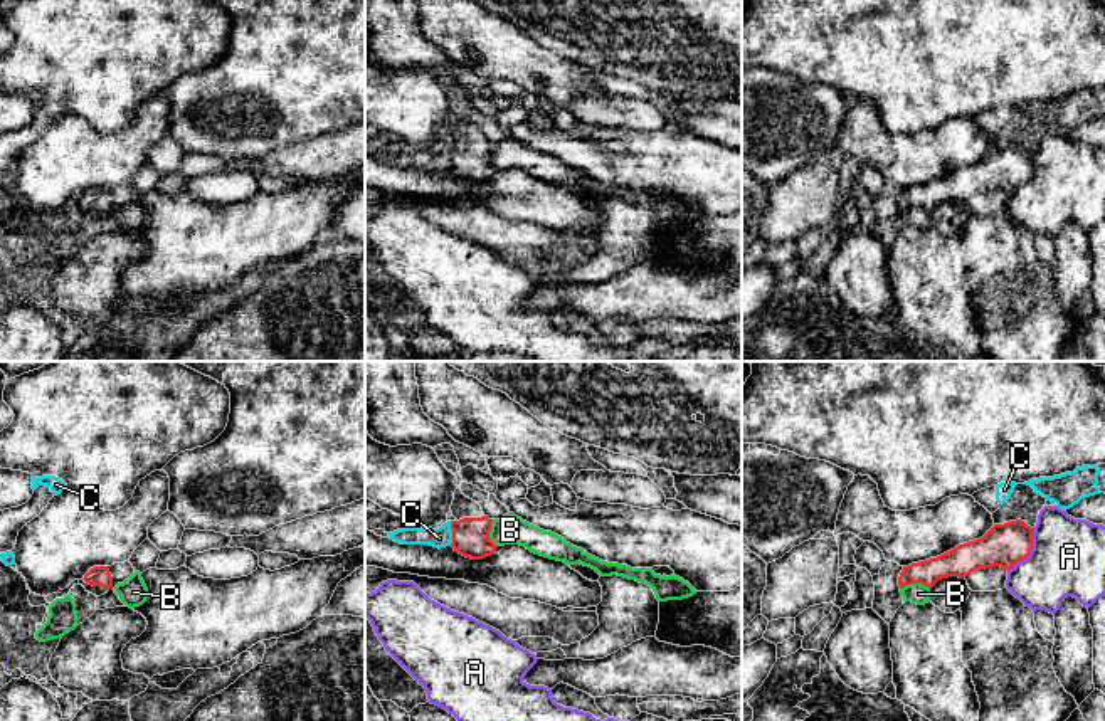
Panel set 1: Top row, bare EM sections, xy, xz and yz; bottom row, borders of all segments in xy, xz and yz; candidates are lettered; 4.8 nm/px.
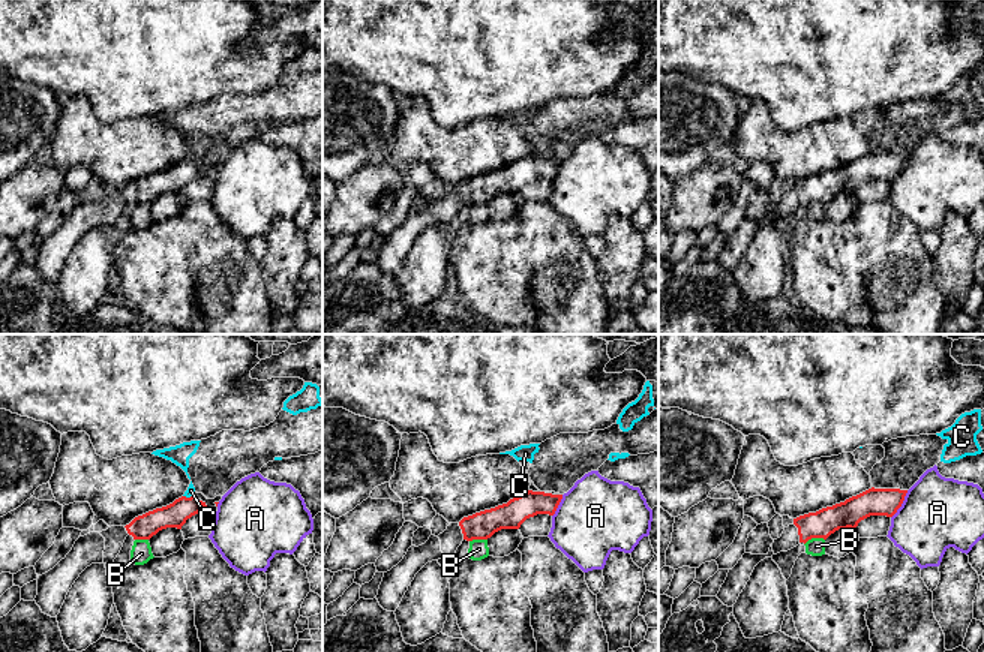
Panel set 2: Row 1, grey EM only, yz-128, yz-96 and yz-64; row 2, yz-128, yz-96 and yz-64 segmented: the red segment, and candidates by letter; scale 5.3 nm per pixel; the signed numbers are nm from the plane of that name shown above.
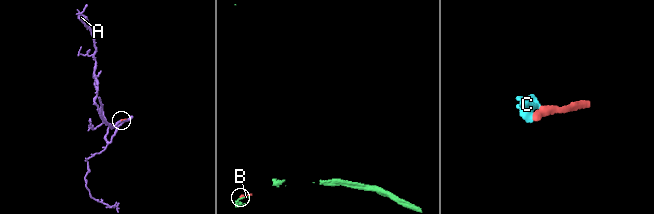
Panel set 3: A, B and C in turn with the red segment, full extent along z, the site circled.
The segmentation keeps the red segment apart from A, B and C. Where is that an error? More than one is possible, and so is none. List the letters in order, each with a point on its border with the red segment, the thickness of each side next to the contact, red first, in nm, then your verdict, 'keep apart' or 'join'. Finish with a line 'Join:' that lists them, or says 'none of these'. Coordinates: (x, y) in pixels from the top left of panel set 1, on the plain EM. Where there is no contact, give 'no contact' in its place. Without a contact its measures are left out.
A: yz (1030, 175) | 200/360 nm | keep apart
B: yz (914, 205) | 140/100 nm | keep apart
C: xz (453, 157) | 180/100 nm | keep apart
Join: none of these

